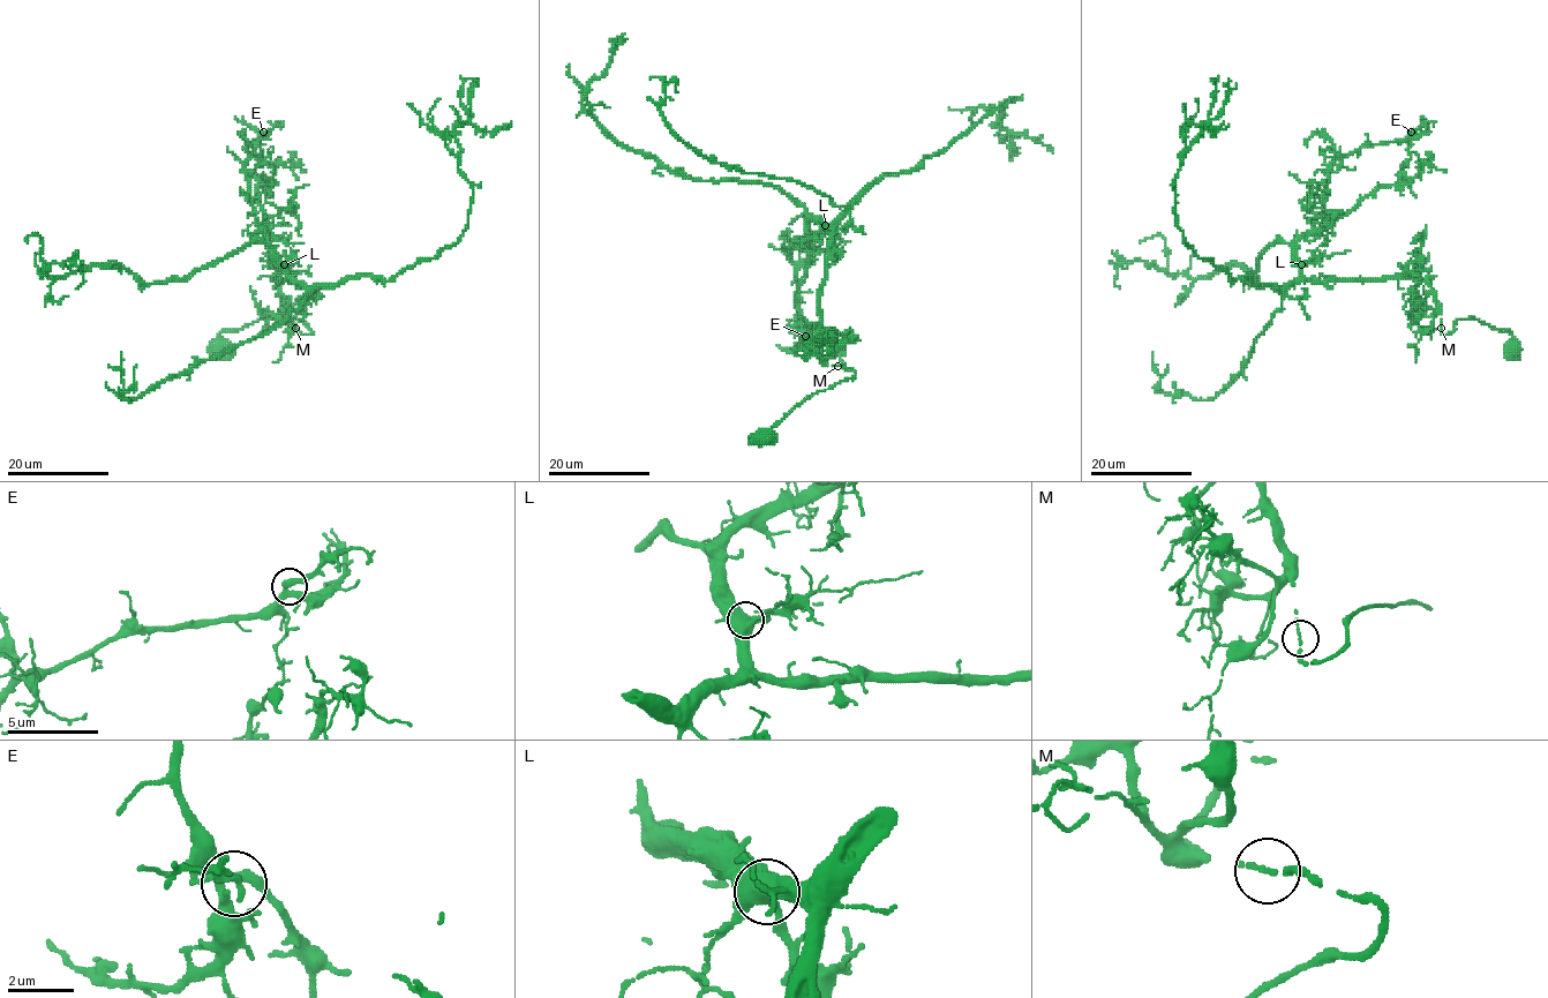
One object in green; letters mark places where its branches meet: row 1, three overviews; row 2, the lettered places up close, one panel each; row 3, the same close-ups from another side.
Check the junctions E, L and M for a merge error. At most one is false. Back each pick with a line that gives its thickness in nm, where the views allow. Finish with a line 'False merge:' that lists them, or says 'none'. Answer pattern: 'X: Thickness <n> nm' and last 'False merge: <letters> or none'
False merge: none

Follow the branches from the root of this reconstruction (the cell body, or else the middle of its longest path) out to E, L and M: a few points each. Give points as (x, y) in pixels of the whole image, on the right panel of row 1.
E: (1513, 347), (1475, 319), (1444, 335), (1425, 282), (1301, 271), (1294, 245), (1321, 225), (1329, 166), (1411, 132)
L: (1513, 347), (1509, 331), (1475, 319), (1459, 319), (1444, 335), (1425, 282), (1307, 280), (1301, 264)
M: (1513, 347), (1513, 337), (1509, 331), (1495, 330), (1475, 319), (1459, 319), (1455, 329), (1444, 335), (1442, 327)

